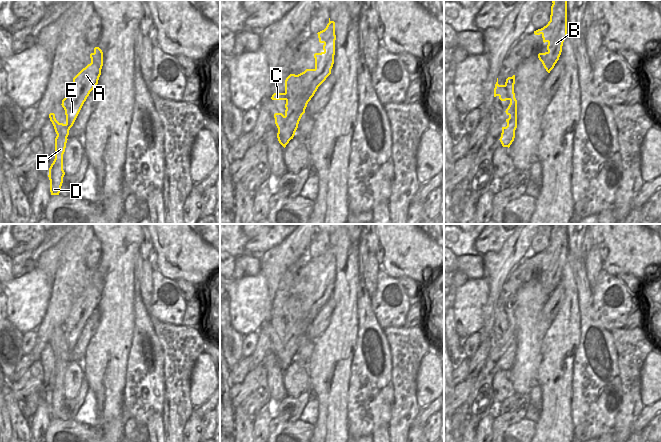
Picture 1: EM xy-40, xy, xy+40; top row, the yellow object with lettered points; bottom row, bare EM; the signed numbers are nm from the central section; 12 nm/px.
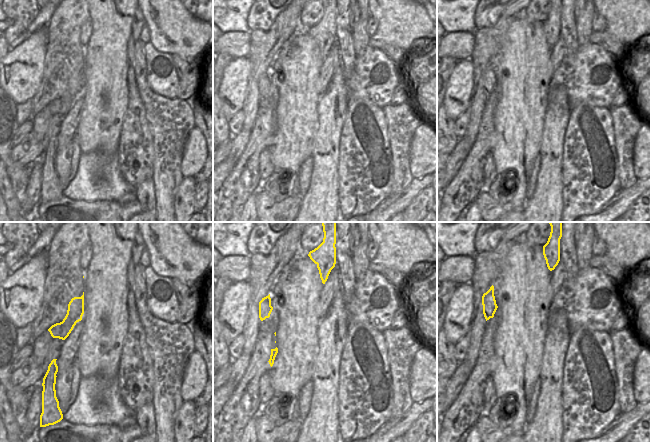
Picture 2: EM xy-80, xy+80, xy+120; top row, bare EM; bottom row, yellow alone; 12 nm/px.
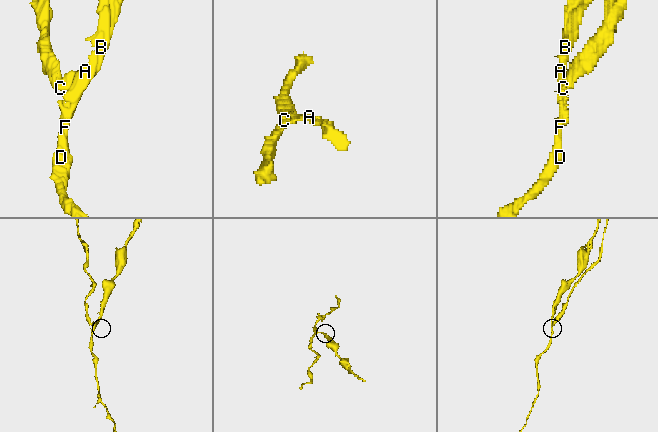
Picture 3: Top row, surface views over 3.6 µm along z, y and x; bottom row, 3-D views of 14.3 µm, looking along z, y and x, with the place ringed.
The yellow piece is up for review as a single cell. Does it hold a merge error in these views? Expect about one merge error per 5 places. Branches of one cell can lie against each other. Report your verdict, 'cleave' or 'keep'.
cleave

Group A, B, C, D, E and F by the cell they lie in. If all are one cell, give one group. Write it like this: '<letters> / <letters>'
A B D E F / C

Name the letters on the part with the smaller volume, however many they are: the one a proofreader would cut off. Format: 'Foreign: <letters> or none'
Foreign: C

